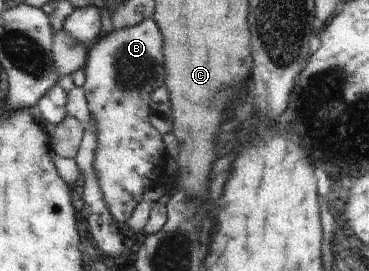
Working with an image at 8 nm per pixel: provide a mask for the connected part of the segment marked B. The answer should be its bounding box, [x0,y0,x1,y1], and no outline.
[82,20,164,223]

